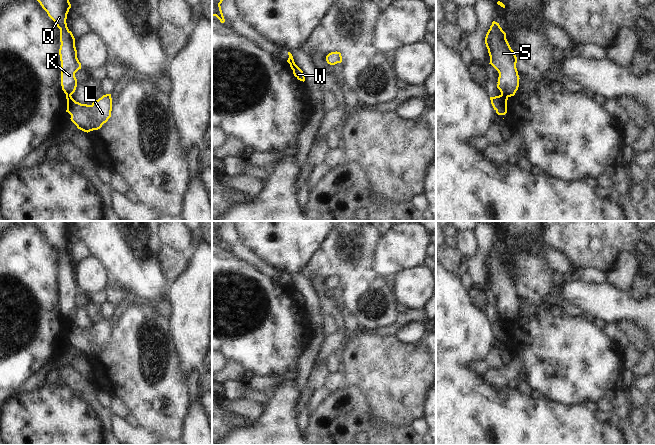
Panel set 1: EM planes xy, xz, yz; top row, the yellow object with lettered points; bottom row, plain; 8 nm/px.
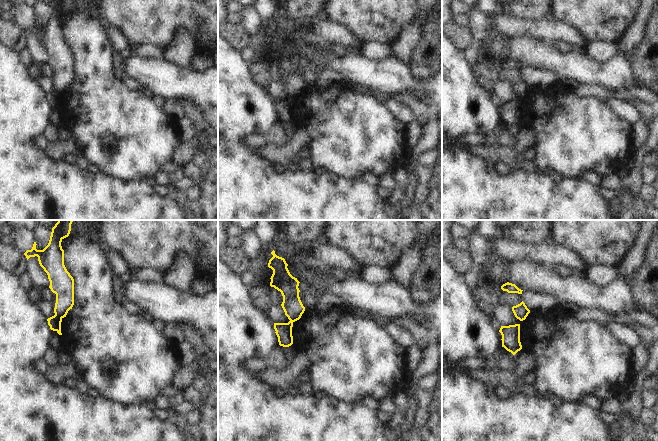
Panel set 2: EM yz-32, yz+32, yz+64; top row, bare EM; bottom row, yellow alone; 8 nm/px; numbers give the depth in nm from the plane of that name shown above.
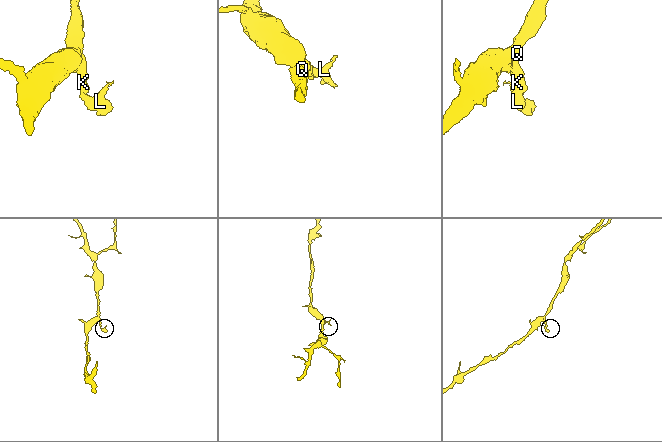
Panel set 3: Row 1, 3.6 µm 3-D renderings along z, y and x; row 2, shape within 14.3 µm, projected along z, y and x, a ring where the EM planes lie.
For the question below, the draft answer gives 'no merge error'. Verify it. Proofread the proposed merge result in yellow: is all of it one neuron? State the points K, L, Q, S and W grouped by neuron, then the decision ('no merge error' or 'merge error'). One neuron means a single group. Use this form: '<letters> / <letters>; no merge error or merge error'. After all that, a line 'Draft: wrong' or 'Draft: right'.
K Q S W / L; merge error
Draft: wrong

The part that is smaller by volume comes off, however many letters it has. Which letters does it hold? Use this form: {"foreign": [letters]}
{"foreign": ["L"]}

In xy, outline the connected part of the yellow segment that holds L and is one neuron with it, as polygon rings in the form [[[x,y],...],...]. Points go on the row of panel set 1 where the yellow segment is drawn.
[[[111,94],[103,95],[91,105],[76,102],[71,95],[66,95],[67,110],[71,121],[84,132],[98,130],[111,117]]]

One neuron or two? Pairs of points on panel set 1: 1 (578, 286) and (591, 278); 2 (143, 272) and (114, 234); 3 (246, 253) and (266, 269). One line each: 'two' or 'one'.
1: two
2: one
3: one

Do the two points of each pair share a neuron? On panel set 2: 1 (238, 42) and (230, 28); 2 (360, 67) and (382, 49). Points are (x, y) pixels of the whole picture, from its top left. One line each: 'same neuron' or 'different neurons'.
1: same neuron
2: different neurons

